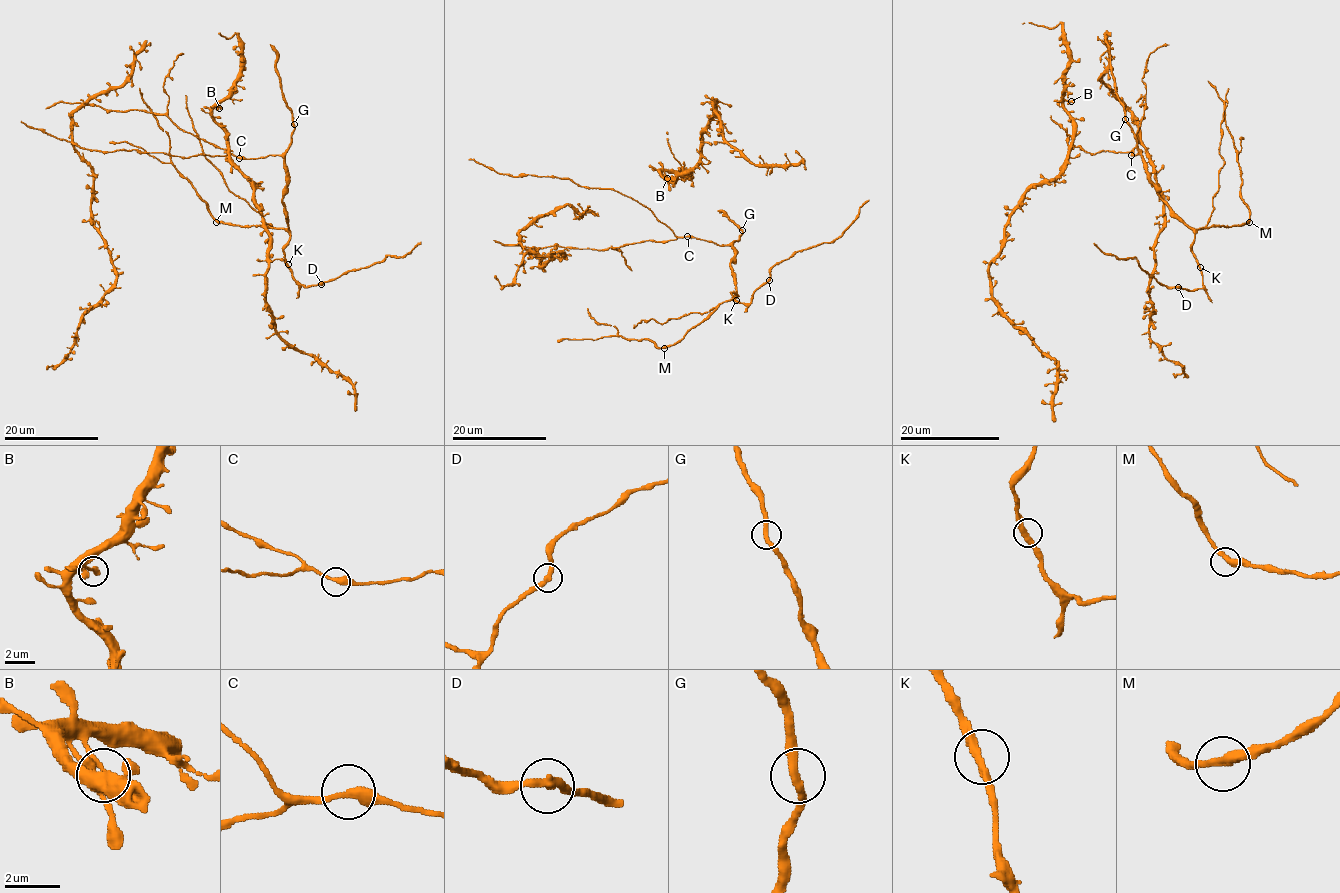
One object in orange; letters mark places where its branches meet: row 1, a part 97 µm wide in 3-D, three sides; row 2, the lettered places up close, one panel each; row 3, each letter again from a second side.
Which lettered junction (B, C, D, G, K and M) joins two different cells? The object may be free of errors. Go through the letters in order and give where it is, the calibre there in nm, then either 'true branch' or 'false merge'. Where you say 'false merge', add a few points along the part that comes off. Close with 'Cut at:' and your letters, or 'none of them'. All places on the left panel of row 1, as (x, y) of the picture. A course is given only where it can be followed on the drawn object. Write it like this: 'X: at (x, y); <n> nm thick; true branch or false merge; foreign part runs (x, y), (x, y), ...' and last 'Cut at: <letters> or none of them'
B: at (219, 108); 320 nm thick; true branch
C: at (239, 158); 320 nm thick; true branch
D: at (321, 284); 320 nm thick; true branch
G: at (294, 124); 320 nm thick; true branch
K: at (288, 264); 340 nm thick; true branch
M: at (216, 222); 360 nm thick; true branch
Cut at: none of them

